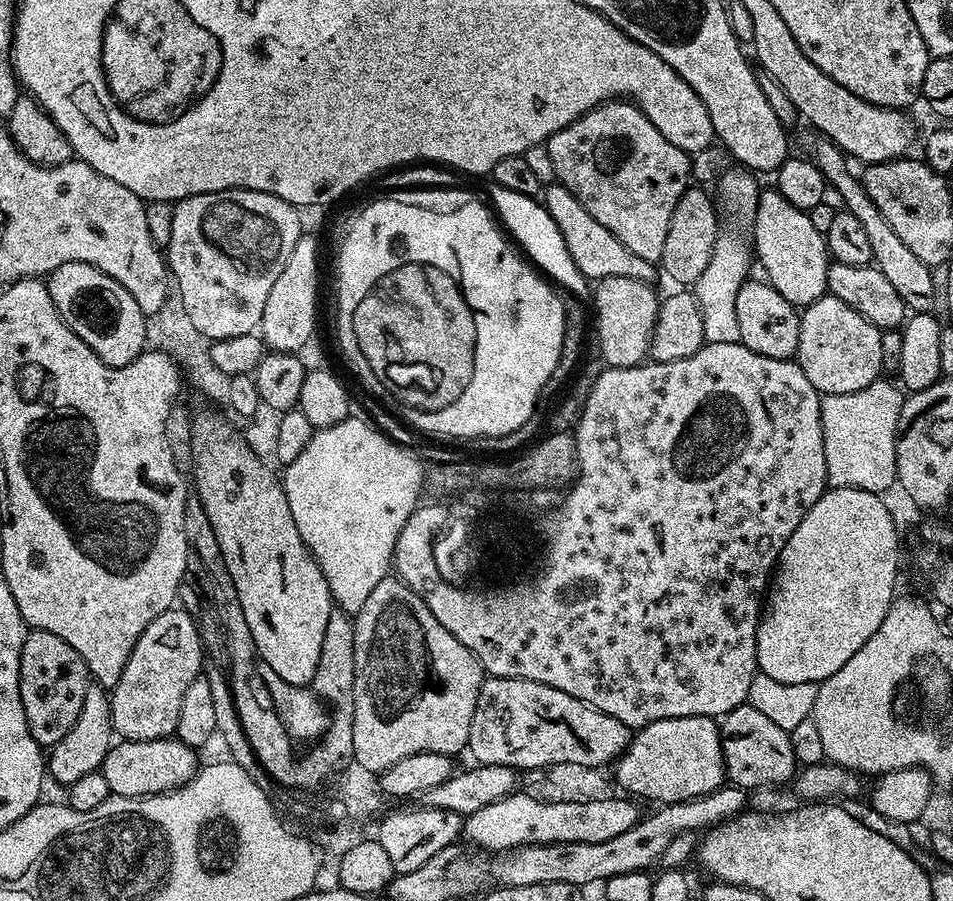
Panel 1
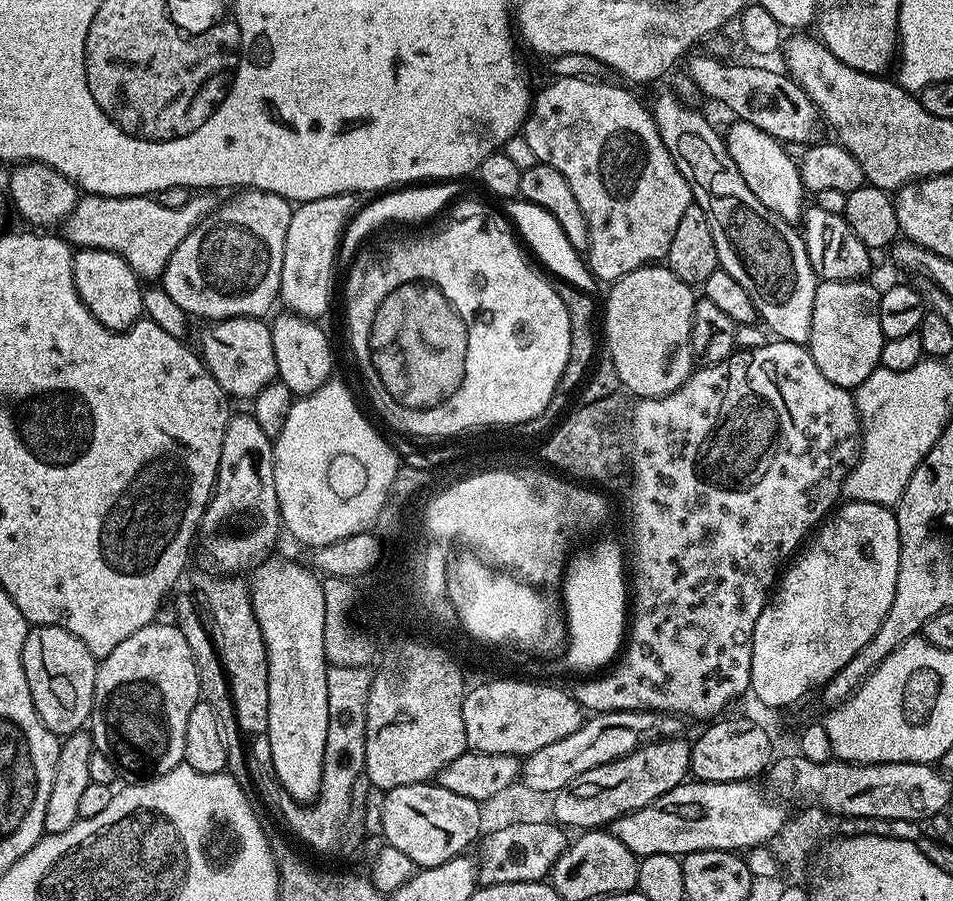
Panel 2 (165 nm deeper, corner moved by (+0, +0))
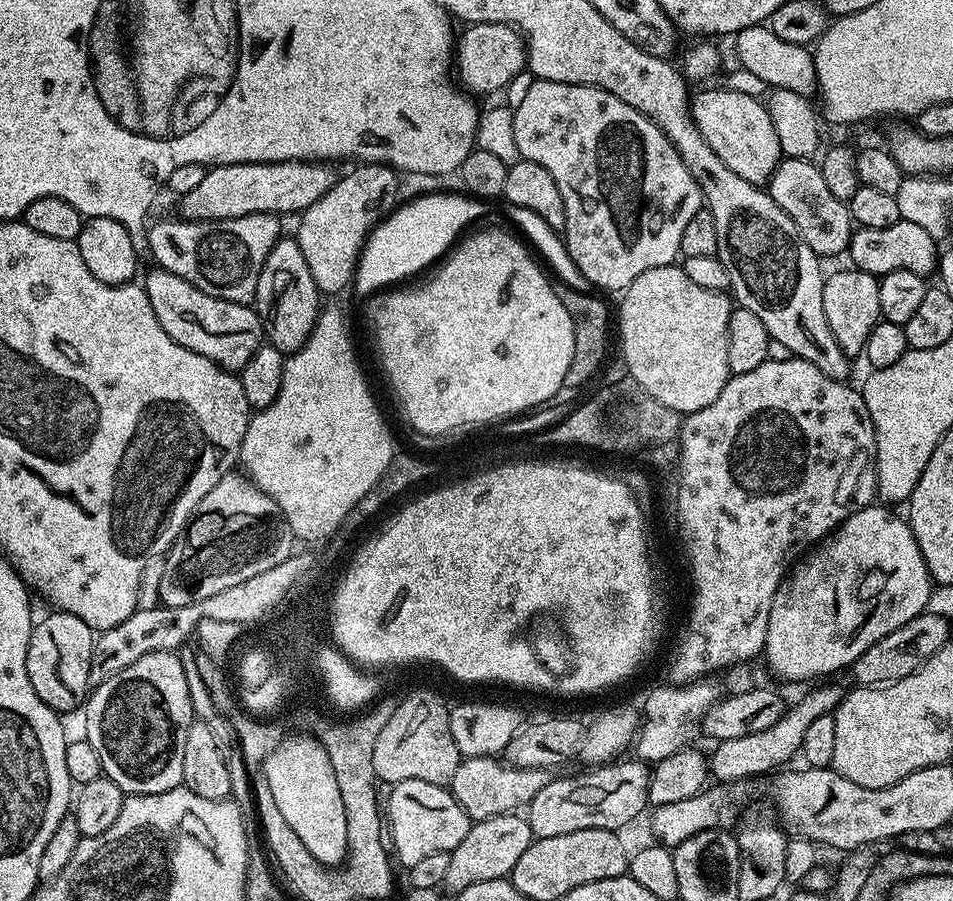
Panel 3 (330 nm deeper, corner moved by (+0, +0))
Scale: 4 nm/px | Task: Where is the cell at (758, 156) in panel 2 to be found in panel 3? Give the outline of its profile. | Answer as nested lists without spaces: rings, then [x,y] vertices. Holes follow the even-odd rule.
[[[712,86],[701,87],[704,89],[697,96],[695,93],[690,100],[692,121],[698,126],[706,146],[710,146],[710,150],[714,150],[714,154],[718,154],[718,158],[722,158],[722,162],[726,162],[726,166],[730,166],[730,170],[734,170],[734,174],[738,174],[738,178],[746,178],[746,182],[757,186],[767,185],[768,179],[772,177],[777,164],[782,159],[778,135],[775,134],[767,103],[763,99],[740,94],[726,86],[708,87]]]

